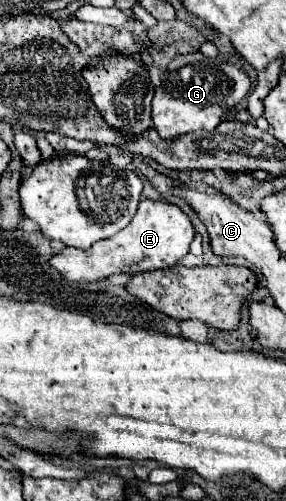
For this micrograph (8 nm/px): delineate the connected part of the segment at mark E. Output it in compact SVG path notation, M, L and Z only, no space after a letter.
M141 199L139 209L133 217L133 221L115 233L109 239L95 241L91 249L75 249L65 247L61 253L51 257L51 267L63 275L67 281L101 281L115 273L131 271L133 265L139 263L139 273L143 271L155 271L175 265L181 257L189 253L189 245L193 241L193 225L189 217L173 203L167 203L163 199Z

